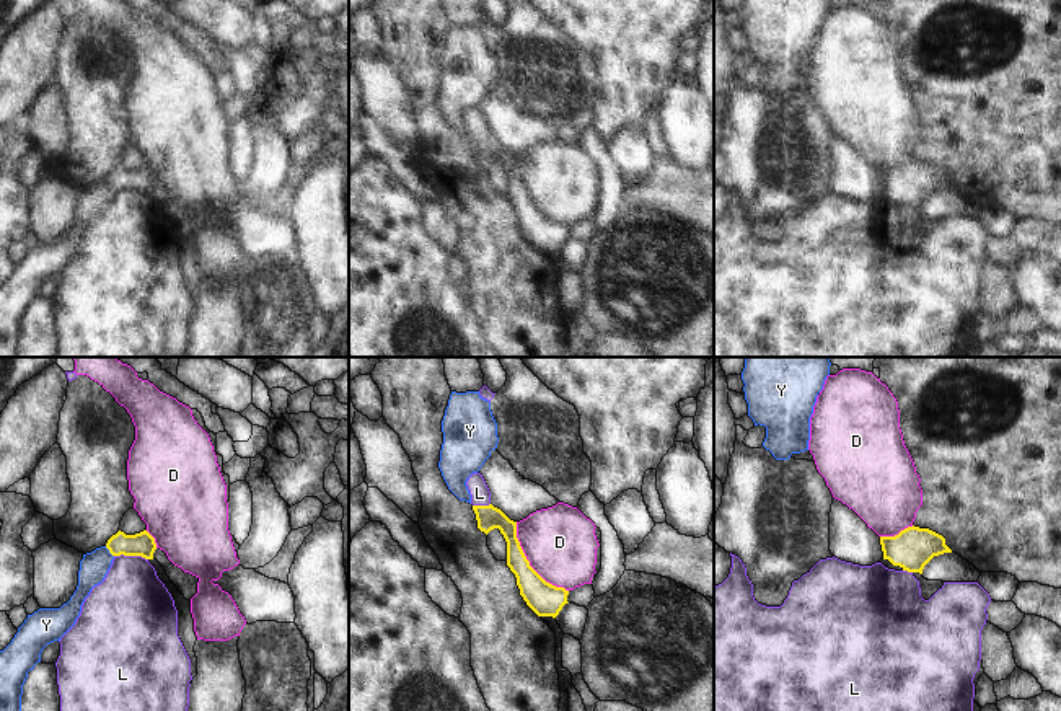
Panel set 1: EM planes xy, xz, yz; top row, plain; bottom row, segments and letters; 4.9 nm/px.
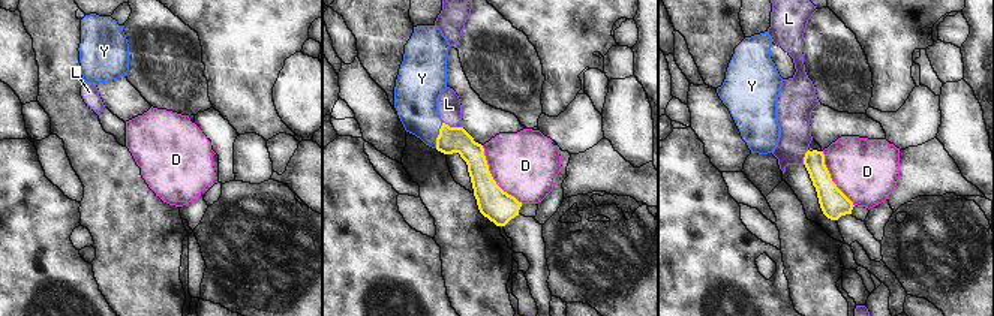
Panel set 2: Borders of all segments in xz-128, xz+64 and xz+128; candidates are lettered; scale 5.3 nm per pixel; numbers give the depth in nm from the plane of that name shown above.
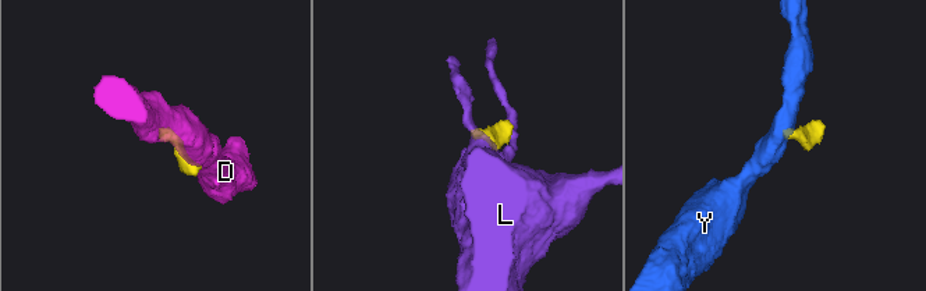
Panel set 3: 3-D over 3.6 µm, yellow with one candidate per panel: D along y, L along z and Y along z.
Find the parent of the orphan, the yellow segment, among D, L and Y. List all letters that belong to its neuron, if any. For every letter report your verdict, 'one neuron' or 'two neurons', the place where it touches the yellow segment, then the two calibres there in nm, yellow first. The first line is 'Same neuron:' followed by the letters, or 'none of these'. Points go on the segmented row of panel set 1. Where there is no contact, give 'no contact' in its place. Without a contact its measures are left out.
Same neuron: Y
D: two neurons; contact xz (528, 563); calibres 160 and 360 nm
L: two neurons; contact xy (131, 555); calibres 120 and 380 nm
Y: one neuron; contact xy (110, 552); calibres 120 and 140 nm

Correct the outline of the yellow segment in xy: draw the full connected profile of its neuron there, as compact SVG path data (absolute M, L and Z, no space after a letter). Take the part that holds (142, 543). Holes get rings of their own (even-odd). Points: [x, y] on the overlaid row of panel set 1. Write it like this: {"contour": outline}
{"contour": "M117 532L108 543L83 554L78 571L78 585L60 608L39 608L28 615L11 643L0 651L0 711L21 711L23 685L28 672L41 662L42 649L75 625L81 605L91 589L101 584L116 556L142 556L153 559L155 538L147 532L125 535Z"}

